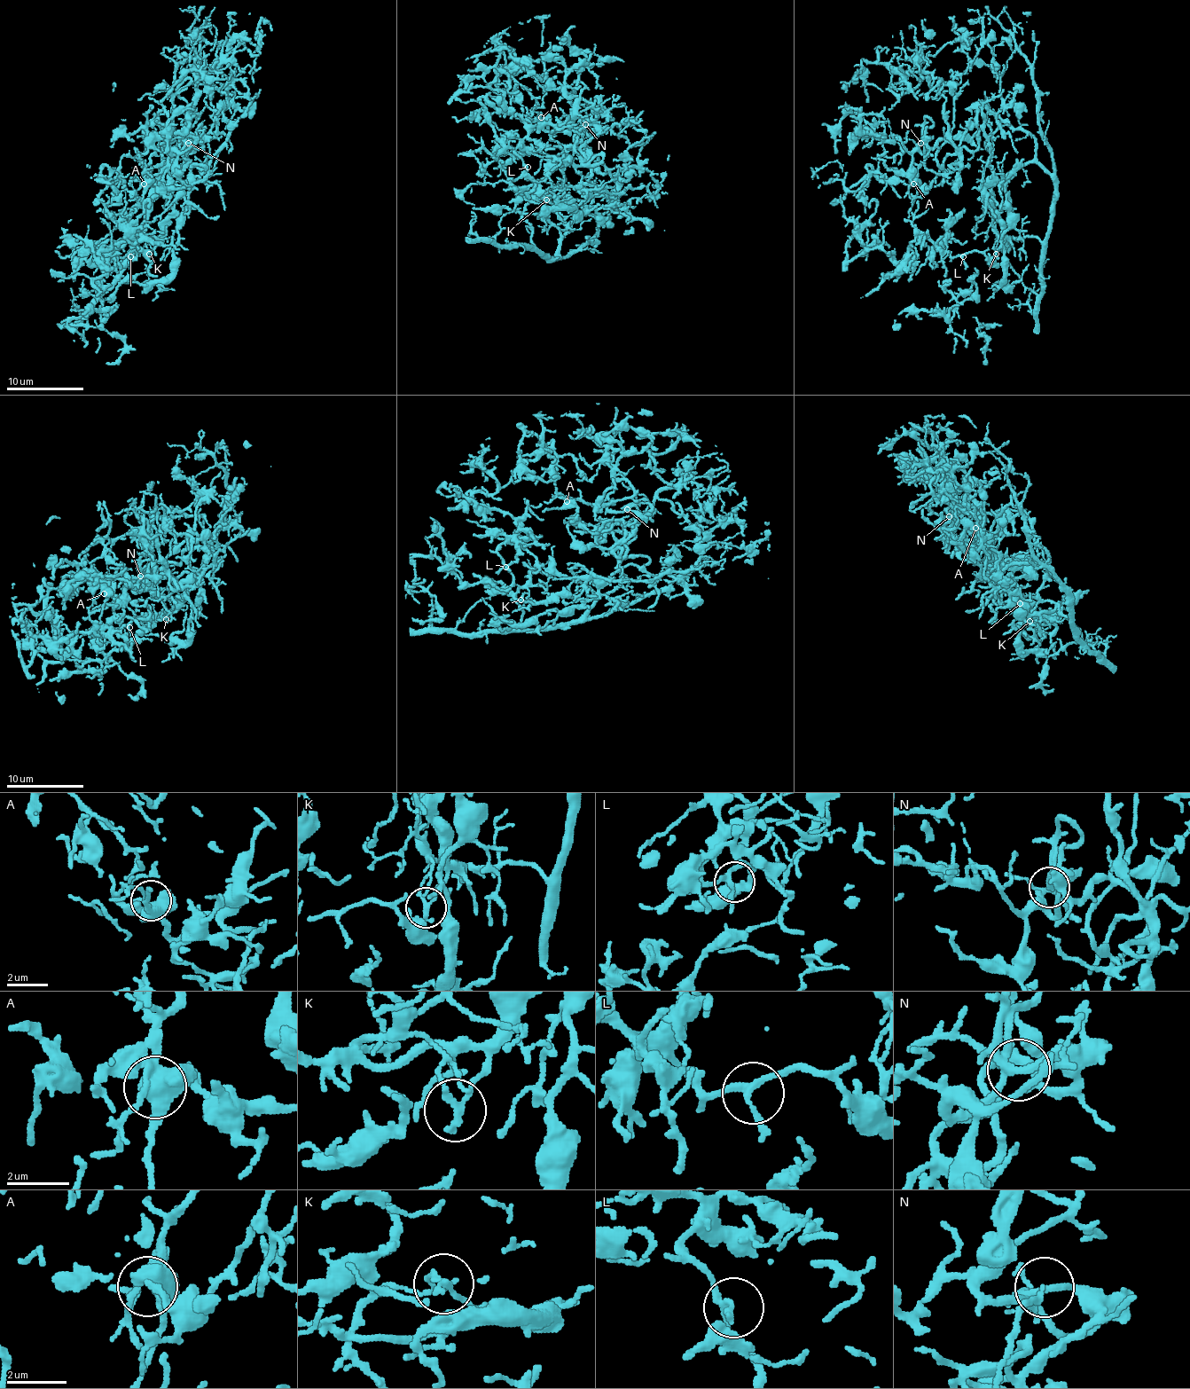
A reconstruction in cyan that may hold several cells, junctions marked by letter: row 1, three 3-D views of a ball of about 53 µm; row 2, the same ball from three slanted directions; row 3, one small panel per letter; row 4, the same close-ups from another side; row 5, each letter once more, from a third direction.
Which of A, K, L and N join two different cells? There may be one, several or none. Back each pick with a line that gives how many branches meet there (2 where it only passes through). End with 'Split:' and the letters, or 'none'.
K: branches 2
Split: K

